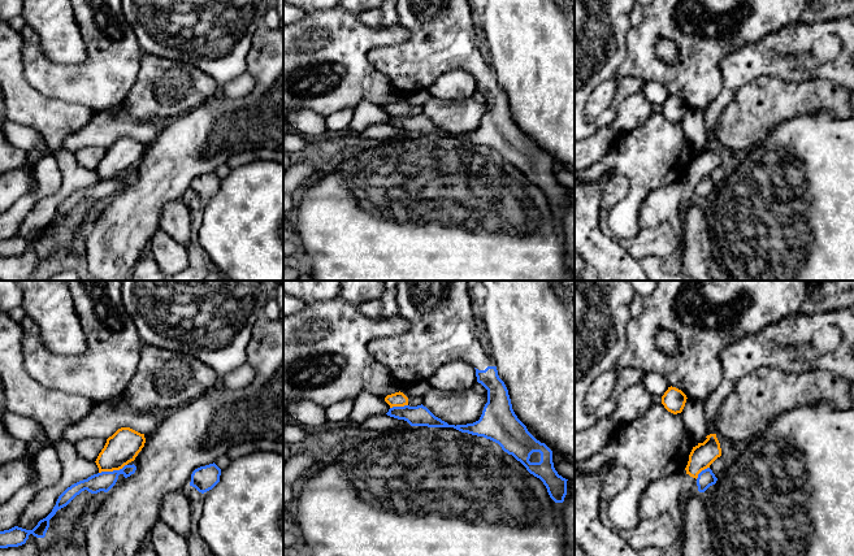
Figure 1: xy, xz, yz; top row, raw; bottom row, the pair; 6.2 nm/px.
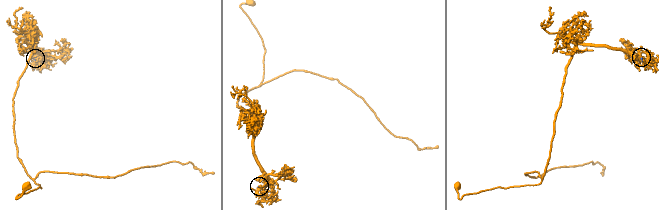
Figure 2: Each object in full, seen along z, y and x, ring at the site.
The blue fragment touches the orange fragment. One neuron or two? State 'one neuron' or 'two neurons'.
two neurons

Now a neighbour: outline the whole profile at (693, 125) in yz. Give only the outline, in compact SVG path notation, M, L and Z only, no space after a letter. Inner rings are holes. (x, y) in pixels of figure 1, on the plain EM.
M688 107L681 125L686 140L694 149L701 149L710 144L708 130L705 126L702 110Z

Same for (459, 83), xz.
M455 68L441 75L426 91L433 97L471 99L477 91L476 78L469 70Z

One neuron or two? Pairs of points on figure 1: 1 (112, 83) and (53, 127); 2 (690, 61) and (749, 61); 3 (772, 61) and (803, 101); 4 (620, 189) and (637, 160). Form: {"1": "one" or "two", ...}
{"1": "two", "2": "two", "3": "two", "4": "two"}

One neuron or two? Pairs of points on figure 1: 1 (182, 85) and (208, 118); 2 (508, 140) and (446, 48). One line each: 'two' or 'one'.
1: two
2: one

